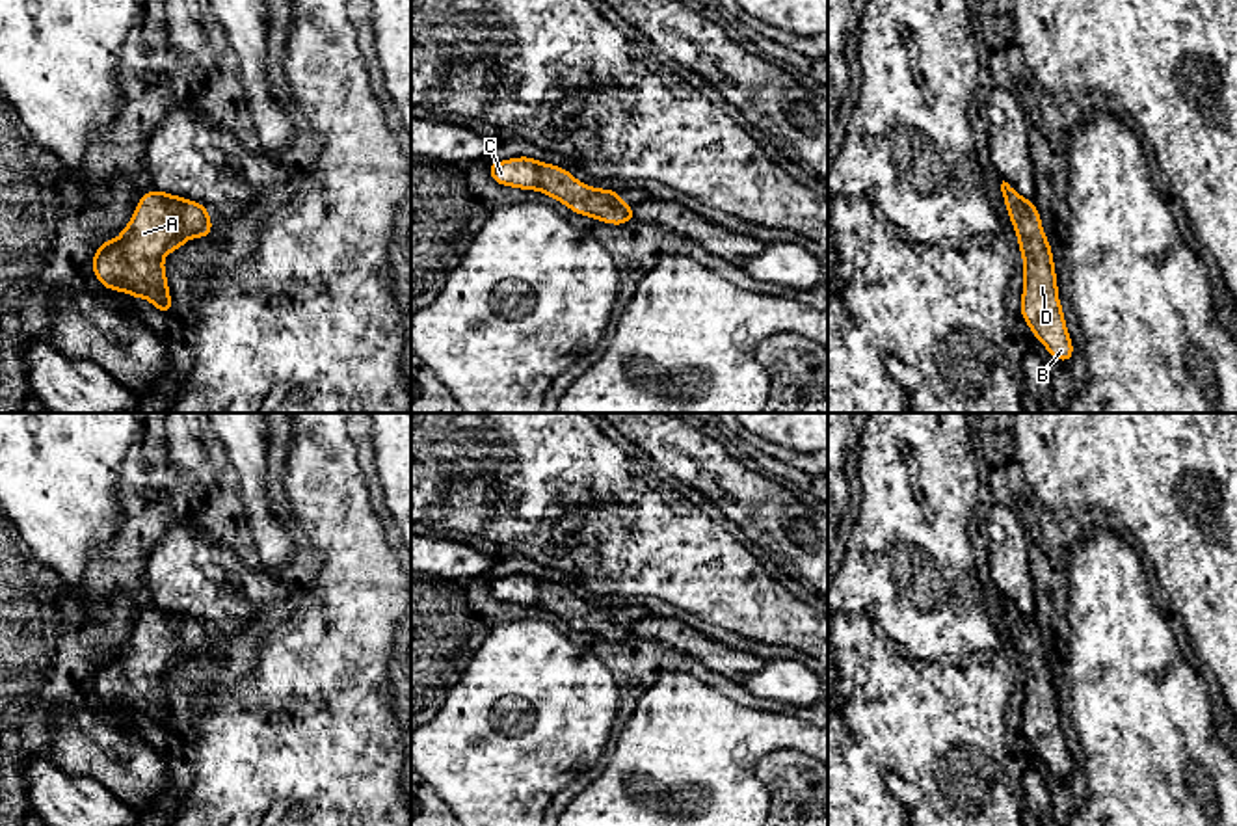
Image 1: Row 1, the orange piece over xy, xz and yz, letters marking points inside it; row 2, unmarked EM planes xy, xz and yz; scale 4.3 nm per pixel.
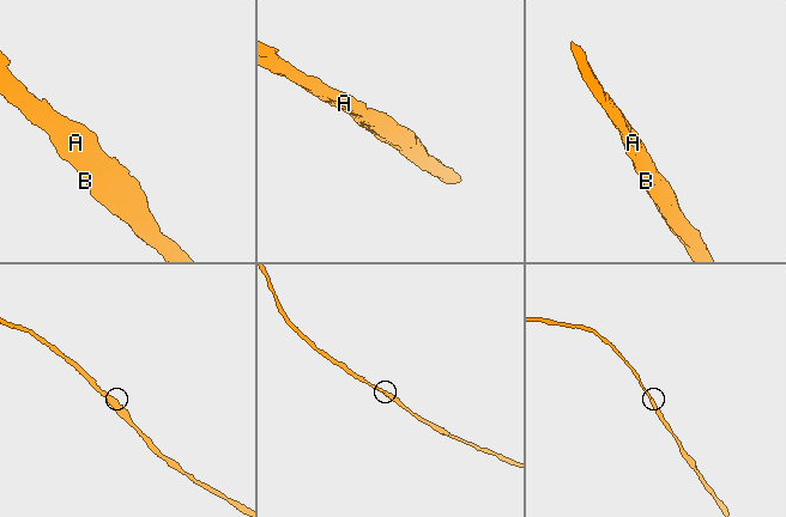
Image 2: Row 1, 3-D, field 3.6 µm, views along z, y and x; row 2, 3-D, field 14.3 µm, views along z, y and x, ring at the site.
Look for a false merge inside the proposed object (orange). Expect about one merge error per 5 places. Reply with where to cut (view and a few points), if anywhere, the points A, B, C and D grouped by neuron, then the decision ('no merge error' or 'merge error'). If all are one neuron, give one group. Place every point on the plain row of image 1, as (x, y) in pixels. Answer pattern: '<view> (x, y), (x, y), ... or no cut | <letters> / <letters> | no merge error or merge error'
no cut | A B C D | no merge error

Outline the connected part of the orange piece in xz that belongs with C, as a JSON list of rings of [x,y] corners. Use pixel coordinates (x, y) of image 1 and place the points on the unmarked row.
[[[528,573],[489,580],[489,592],[502,603],[538,606],[558,616],[575,631],[605,640],[621,642],[636,634],[632,623],[621,618],[619,608],[590,605],[564,584],[543,580]]]

